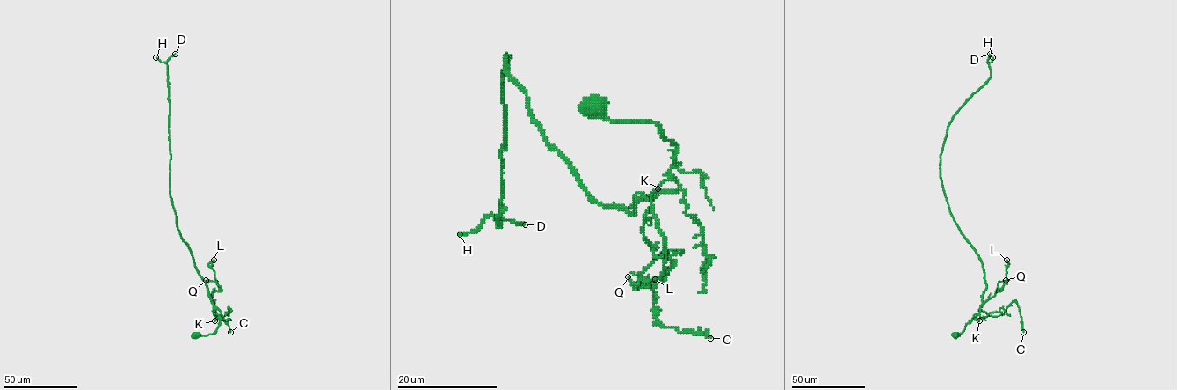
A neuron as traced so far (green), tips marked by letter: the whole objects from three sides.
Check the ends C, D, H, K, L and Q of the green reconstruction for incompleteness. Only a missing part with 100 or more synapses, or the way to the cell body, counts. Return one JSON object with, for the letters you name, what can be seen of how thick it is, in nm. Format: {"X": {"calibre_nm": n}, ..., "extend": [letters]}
{"D": {"calibre_nm": 200}, "H": {"calibre_nm": 180}, "extend": ["D", "H"]}

